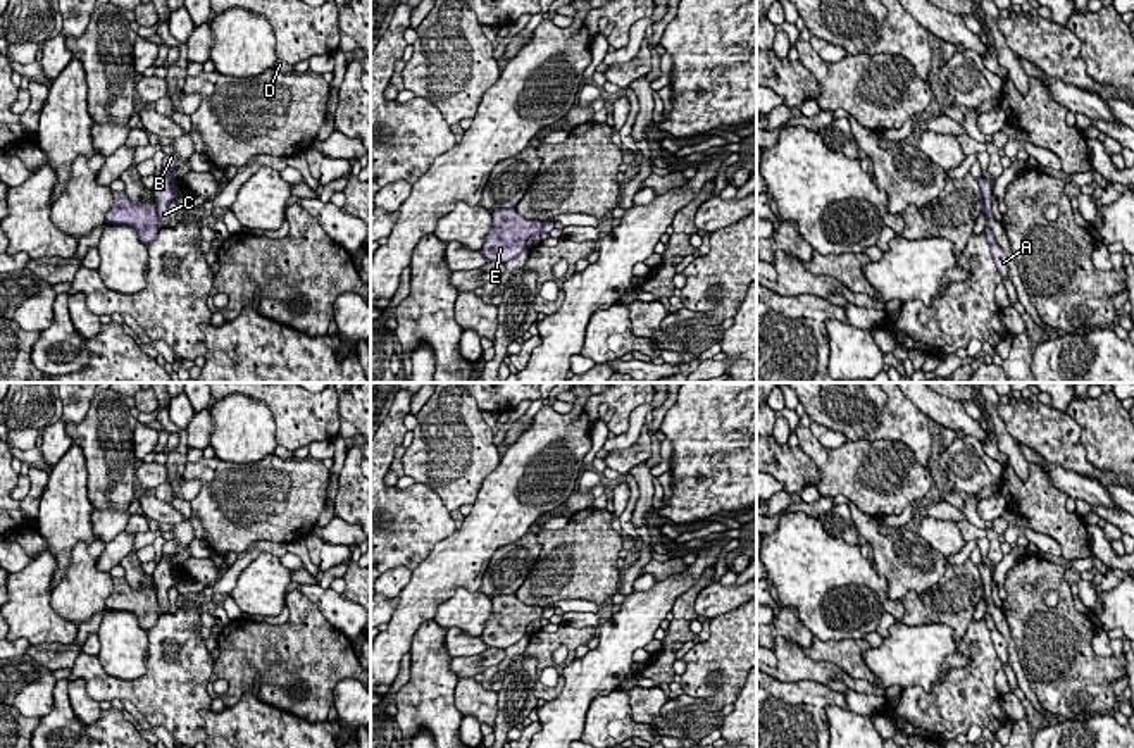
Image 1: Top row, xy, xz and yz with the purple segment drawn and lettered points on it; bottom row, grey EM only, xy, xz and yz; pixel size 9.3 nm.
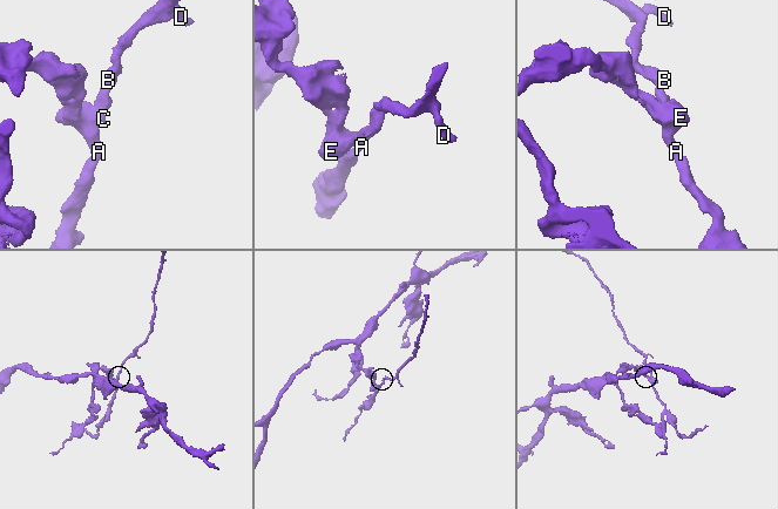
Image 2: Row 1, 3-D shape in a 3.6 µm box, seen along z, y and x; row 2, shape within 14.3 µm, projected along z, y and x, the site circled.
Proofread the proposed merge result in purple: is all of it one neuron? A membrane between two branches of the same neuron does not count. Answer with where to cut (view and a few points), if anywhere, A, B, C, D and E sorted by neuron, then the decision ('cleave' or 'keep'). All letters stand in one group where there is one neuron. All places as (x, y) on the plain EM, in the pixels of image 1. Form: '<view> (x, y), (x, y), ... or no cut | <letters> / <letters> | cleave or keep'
xy (154, 592), (157, 602) | A E / B C D | cleave

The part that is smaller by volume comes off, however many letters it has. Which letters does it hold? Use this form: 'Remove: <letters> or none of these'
Remove: B, C, D

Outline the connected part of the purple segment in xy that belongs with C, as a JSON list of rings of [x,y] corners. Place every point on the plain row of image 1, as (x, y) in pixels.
[[[167,539],[162,548],[162,558],[153,570],[157,603],[169,605],[167,591],[178,583],[179,572],[172,565],[172,557],[178,553],[178,541]]]

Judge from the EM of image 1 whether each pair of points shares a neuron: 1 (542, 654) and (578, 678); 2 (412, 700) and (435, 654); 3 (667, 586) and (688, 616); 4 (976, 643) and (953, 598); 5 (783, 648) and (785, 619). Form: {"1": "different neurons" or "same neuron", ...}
{"1": "different neurons", "2": "same neuron", "3": "different neurons", "4": "different neurons", "5": "different neurons"}

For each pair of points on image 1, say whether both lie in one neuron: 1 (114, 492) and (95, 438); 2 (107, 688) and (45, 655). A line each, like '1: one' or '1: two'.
1: one
2: two

